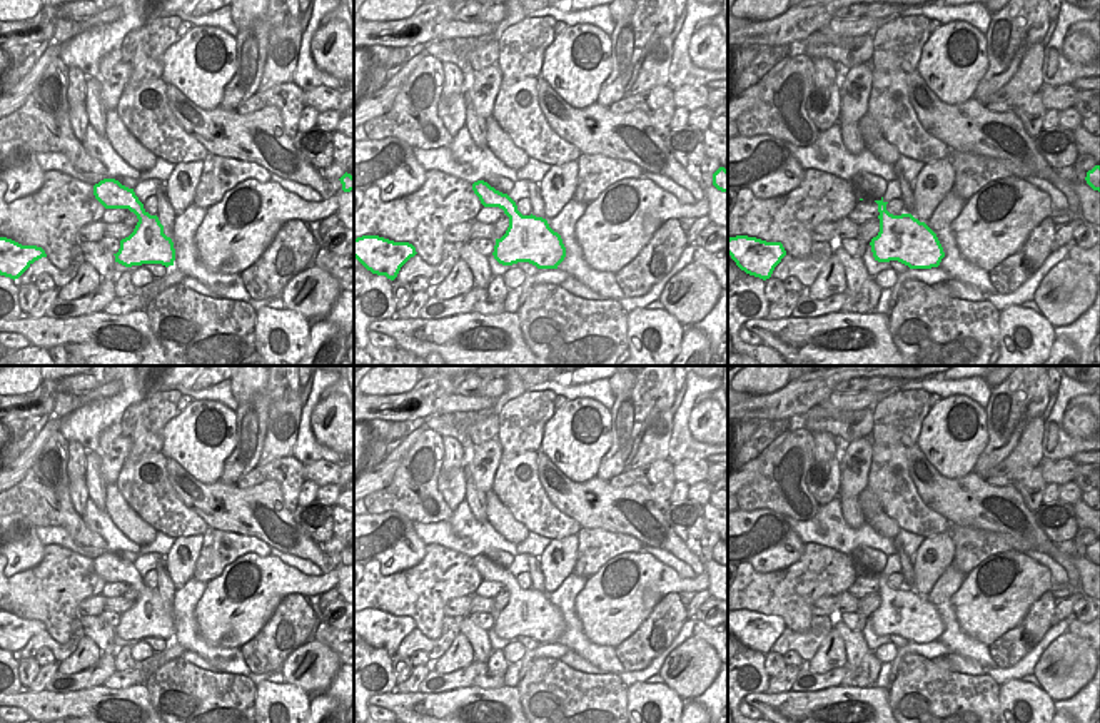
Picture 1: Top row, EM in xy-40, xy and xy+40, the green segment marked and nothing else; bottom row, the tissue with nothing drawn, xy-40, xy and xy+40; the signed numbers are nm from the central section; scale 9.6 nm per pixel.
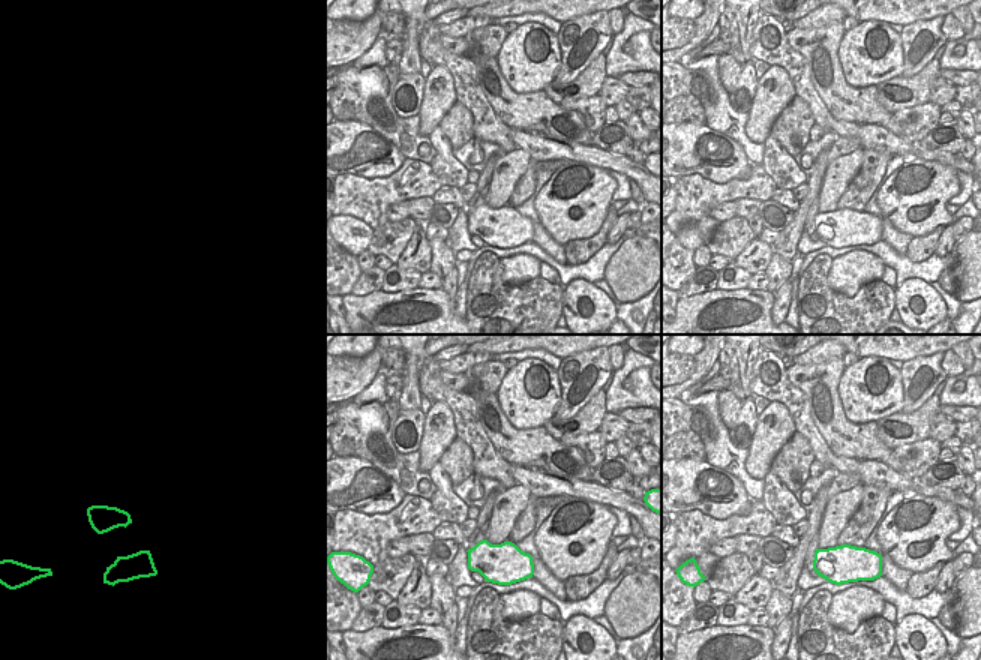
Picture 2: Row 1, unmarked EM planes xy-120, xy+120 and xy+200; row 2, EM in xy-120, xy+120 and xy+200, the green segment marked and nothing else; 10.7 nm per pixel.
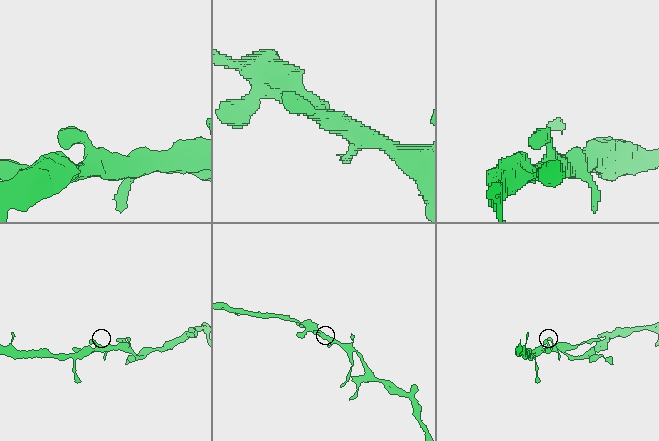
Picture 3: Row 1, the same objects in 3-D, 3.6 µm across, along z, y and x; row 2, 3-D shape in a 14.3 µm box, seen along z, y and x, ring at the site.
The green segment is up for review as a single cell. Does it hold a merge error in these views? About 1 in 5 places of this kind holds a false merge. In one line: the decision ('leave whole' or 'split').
leave whole

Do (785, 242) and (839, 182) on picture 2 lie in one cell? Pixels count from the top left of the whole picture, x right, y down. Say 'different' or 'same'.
different

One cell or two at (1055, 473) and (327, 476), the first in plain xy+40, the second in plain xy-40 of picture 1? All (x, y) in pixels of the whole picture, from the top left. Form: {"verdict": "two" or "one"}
{"verdict": "one"}

